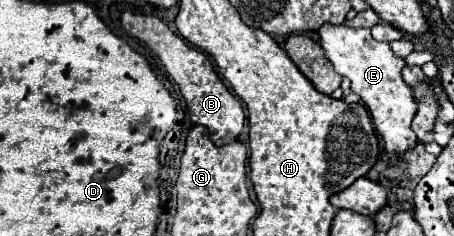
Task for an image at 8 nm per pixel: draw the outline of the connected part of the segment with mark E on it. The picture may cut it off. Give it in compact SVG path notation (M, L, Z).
M323 24L319 28L321 46L325 56L331 60L337 74L351 80L351 90L361 96L361 102L369 108L375 130L381 134L387 152L405 152L415 146L417 136L413 134L411 120L417 114L417 100L413 90L403 82L405 60L395 56L389 42L377 42L369 28L349 28L345 24Z

